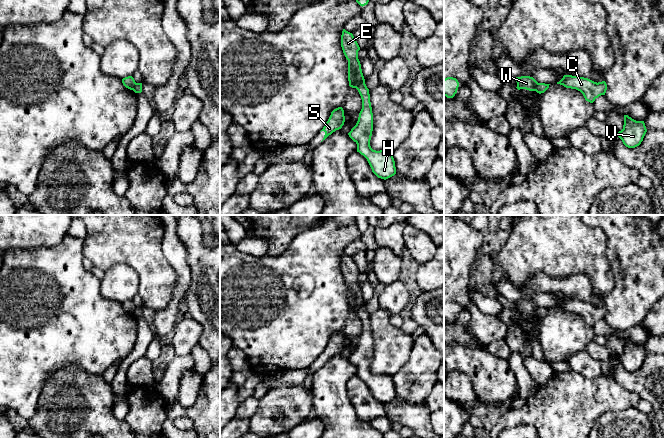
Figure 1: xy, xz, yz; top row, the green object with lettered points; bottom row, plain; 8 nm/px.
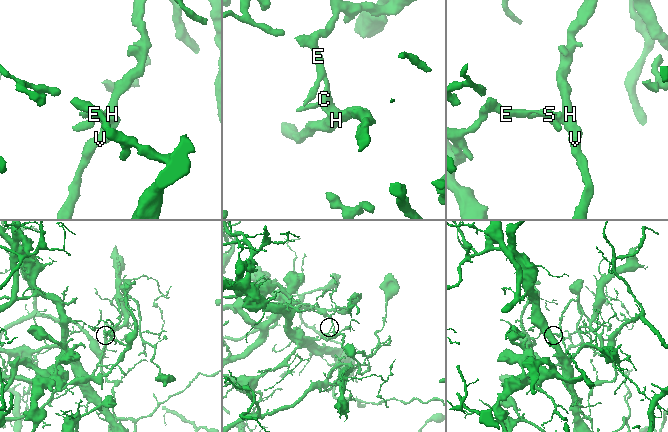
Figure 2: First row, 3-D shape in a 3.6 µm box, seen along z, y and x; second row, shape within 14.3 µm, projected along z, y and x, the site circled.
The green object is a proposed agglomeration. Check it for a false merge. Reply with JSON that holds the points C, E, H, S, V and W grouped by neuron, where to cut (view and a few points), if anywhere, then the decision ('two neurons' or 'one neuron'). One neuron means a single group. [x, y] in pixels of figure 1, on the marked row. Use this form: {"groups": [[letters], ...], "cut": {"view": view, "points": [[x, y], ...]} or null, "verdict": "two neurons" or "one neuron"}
{"groups": [["C", "H", "V"], ["E", "S", "W"]], "cut": {"view": "xz", "points": [[364, 81], [356, 88]]}, "verdict": "two neurons"}

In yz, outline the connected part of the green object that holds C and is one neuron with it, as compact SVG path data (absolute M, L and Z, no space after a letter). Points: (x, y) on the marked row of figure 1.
M564 75L557 84L580 91L585 100L590 103L593 103L599 96L605 95L607 90L607 84L605 81L597 83L588 78L572 75Z

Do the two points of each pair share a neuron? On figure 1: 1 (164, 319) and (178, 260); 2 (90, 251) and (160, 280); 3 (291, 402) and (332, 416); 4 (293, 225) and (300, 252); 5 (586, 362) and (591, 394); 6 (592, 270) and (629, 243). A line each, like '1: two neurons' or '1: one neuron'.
1: one neuron
2: one neuron
3: two neurons
4: two neurons
5: two neurons
6: two neurons

